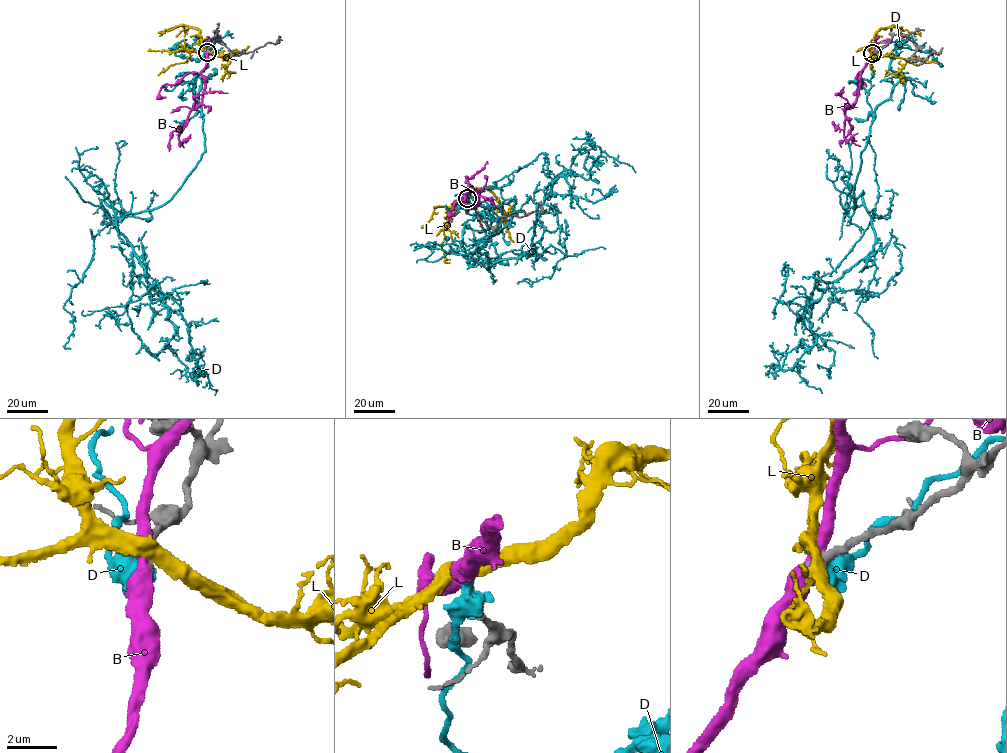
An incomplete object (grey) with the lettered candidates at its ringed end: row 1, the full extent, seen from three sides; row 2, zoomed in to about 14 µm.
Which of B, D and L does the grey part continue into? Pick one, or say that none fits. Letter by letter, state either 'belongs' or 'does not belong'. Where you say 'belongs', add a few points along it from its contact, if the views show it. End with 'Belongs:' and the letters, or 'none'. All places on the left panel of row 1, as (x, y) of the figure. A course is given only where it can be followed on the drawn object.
B: does not belong
D: does not belong
L: does not belong
Belongs: none

